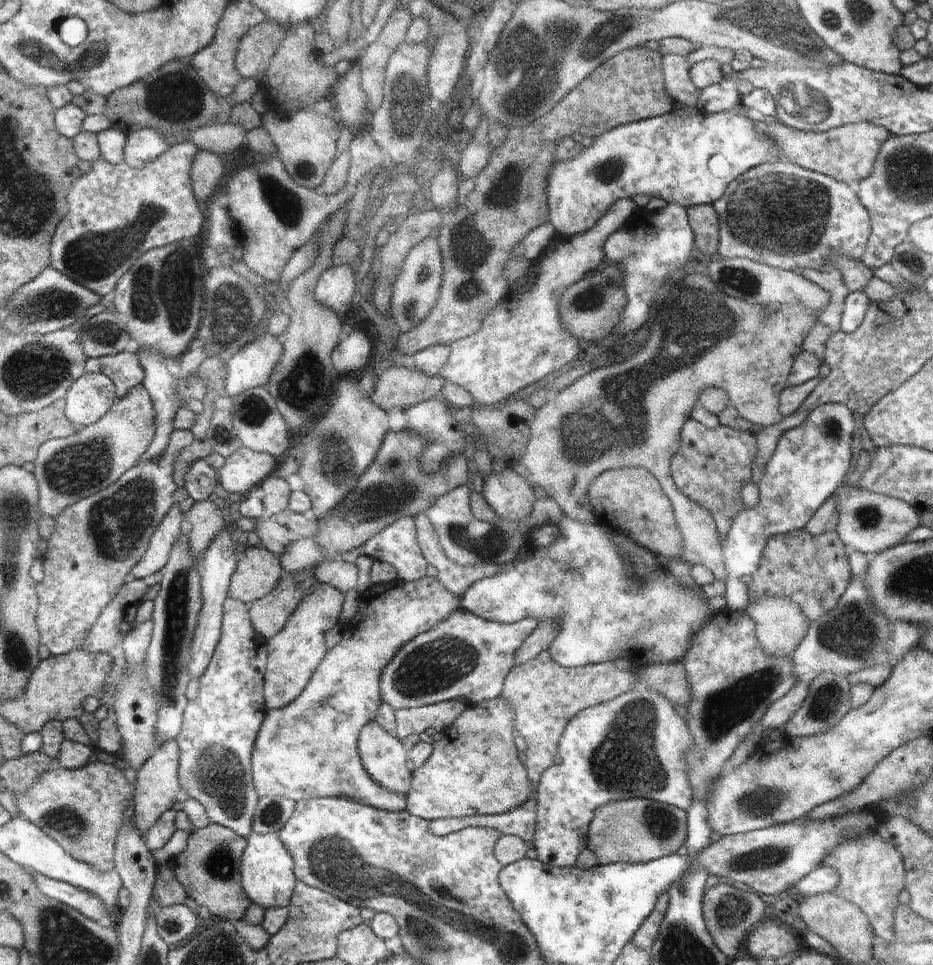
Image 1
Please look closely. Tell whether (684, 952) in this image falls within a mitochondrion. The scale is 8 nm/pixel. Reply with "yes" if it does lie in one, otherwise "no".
yes

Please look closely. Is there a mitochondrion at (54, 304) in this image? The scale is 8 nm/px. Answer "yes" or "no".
yes

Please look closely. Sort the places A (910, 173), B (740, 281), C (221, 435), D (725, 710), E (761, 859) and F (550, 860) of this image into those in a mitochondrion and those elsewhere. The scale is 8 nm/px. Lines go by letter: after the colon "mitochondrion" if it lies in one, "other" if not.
A: mitochondrion
B: mitochondrion
C: mitochondrion
D: mitochondrion
E: mitochondrion
F: other

